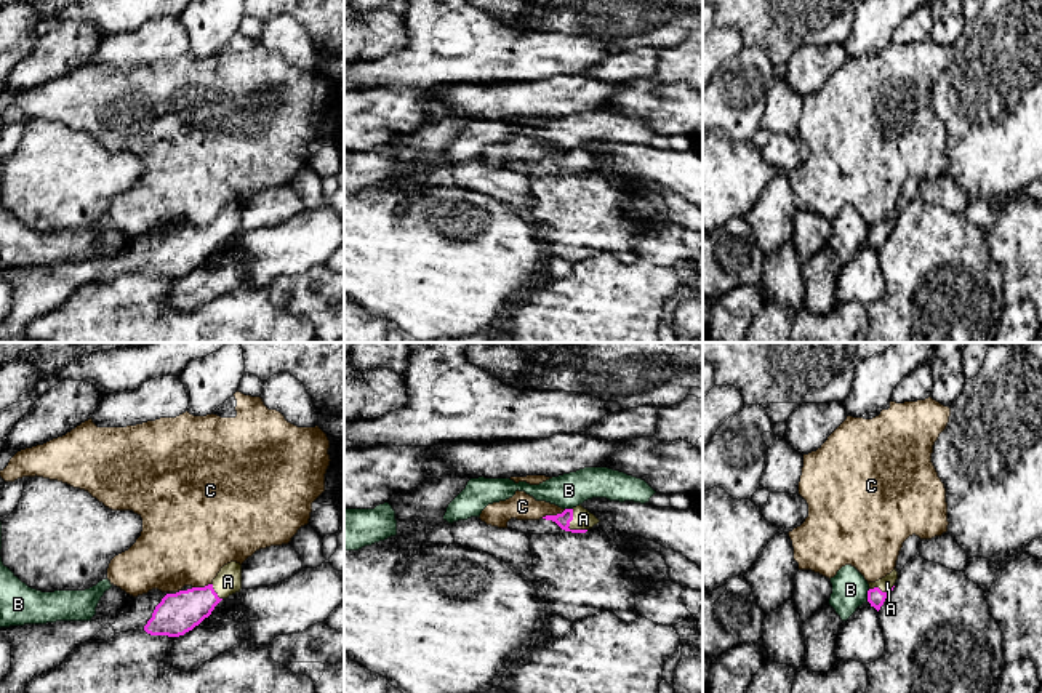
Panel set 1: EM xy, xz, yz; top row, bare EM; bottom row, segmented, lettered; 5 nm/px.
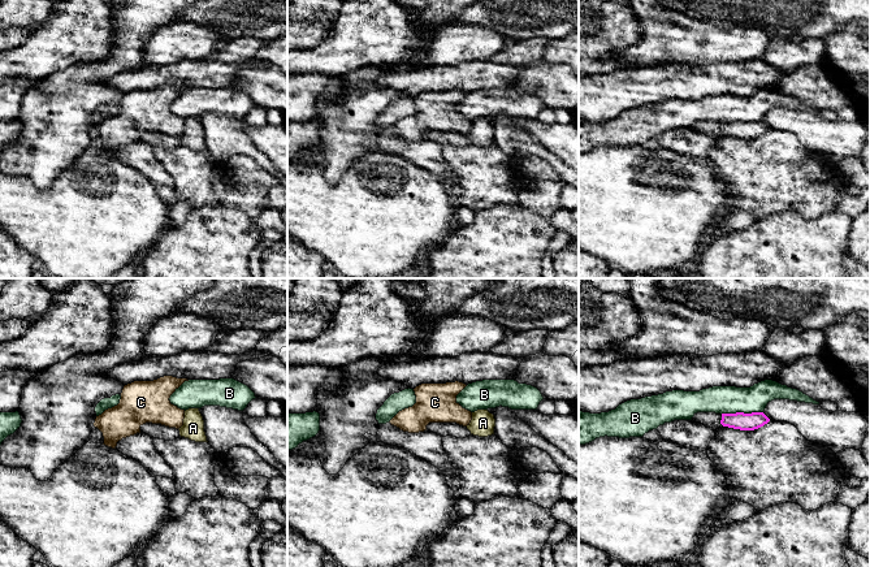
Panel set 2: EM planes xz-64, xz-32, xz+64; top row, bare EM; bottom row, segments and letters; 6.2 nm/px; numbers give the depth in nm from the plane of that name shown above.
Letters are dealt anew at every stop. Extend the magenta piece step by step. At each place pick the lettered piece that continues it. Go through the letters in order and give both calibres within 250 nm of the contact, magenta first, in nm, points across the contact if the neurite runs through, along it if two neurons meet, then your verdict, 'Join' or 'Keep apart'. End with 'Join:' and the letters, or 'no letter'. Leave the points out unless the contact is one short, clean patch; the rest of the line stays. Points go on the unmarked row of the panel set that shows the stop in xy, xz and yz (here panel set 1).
A: Thickness 70 nm (magenta) against 100 nm. Path across: xz (564, 160), (569, 167), (583, 160). Join
B: Thickness 90 nm (magenta) against 180 nm. Boundary: yz (869, 231), (866, 242). Keep apart
C: Thickness 70 nm (magenta) against 140 nm. Boundary: xz (565, 151), (541, 159). Keep apart
Join: A

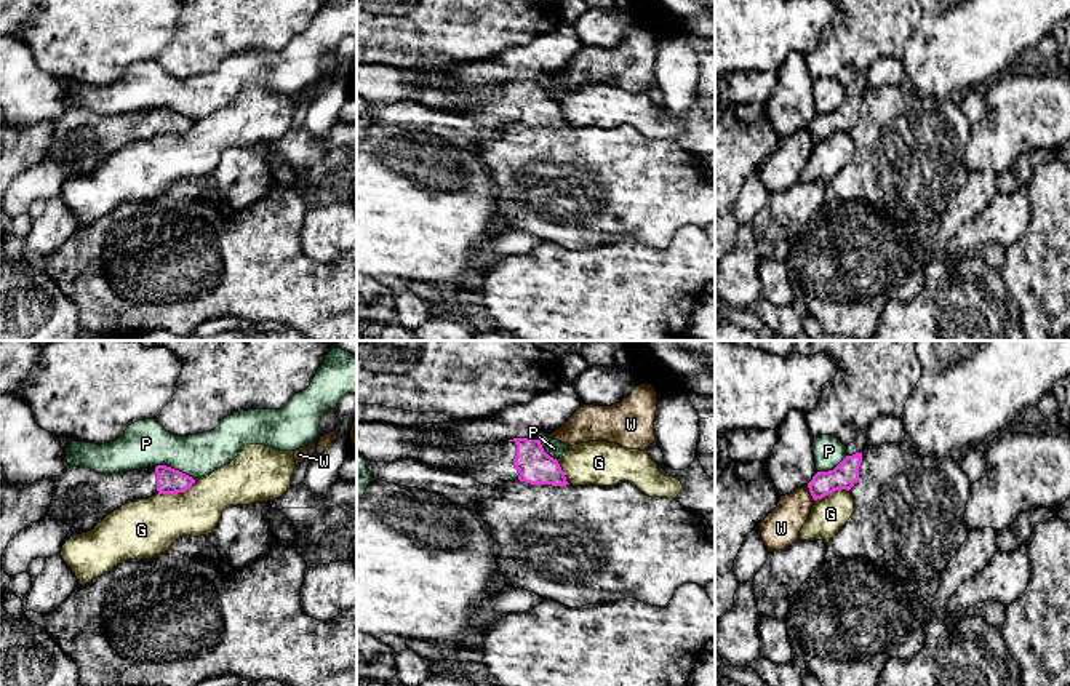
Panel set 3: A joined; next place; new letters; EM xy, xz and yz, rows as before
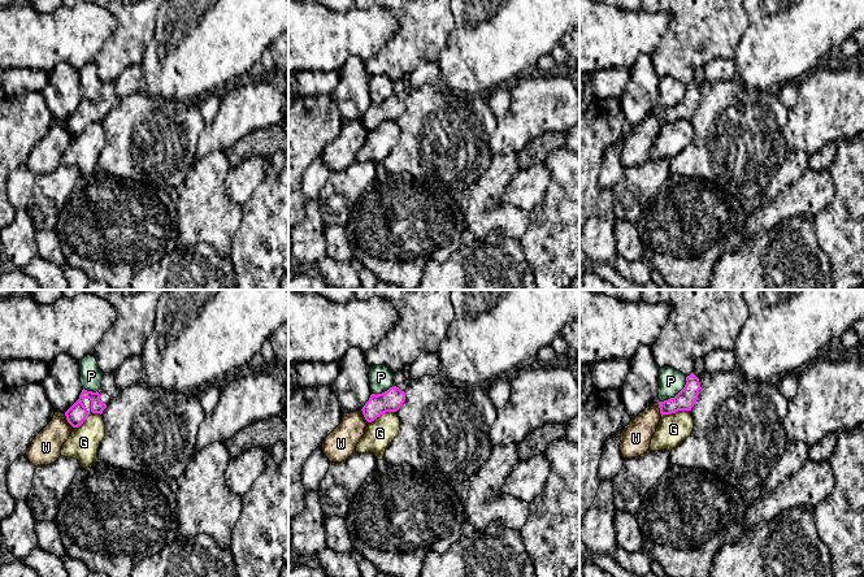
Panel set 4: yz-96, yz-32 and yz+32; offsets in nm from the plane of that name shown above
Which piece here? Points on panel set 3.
G: Thickness 130 nm (magenta) against 300 nm. Keep apart
P: Thickness 130 nm (magenta) against 240 nm. Boundary: xy (155, 107), (170, 107), (194, 122). Keep apart
W: Thickness 130 nm (magenta) against 190 nm. Boundary: yz (806, 128), (814, 141). Keep apart
Join: no letter

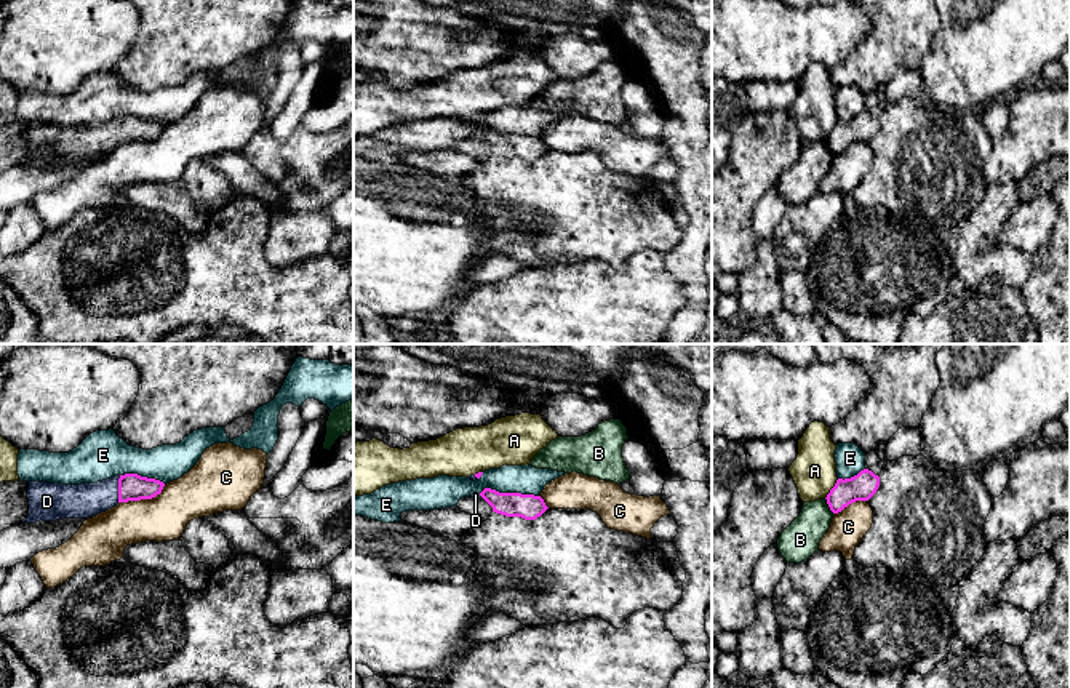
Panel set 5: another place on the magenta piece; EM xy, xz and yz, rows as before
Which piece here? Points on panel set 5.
A: Thickness 140 nm (magenta) against 220 nm. Boundary: yz (838, 120), (824, 140). Keep apart
B: Thickness 140 nm (magenta) against 190 nm. Boundary: yz (826, 140), (834, 156). Keep apart
C: Thickness 140 nm (magenta) against 220 nm. Keep apart
D: Thickness 140 nm (magenta) against 180 nm. Join
E: Thickness 130 nm (magenta) against 140 nm. Boundary: xz (480, 133), (495, 130), (504, 135), (533, 135), (538, 138). Keep apart
Join: D

